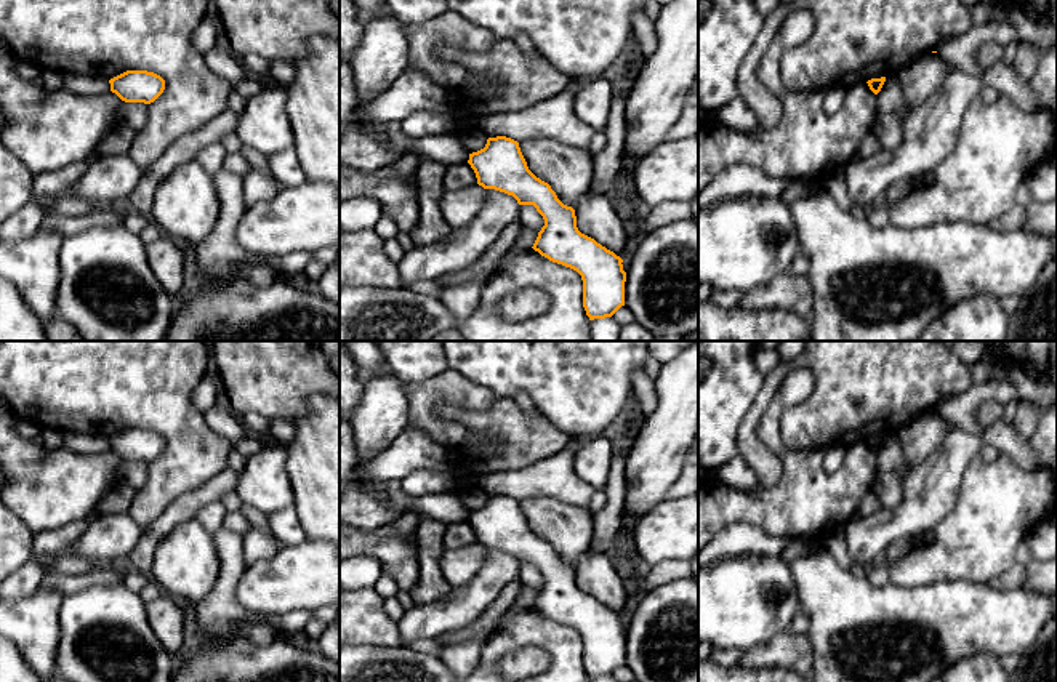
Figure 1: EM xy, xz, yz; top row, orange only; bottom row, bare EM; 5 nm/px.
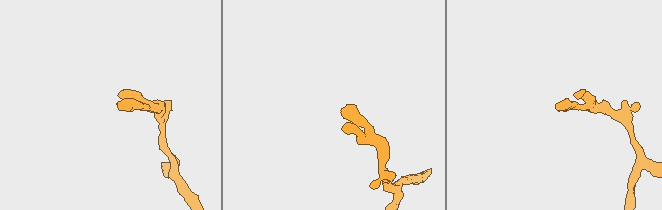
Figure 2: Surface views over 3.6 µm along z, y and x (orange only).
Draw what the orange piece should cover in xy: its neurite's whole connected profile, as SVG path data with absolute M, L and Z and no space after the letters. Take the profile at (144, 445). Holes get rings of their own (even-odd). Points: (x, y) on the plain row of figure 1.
M127 429L109 439L111 450L125 461L154 461L165 448L165 439L147 429Z

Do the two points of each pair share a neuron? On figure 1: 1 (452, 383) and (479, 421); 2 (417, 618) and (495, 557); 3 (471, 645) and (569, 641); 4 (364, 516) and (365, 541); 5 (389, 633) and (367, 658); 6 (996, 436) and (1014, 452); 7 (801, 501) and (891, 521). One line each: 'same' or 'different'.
1: different
2: same
3: different
4: different
5: different
6: same
7: different

